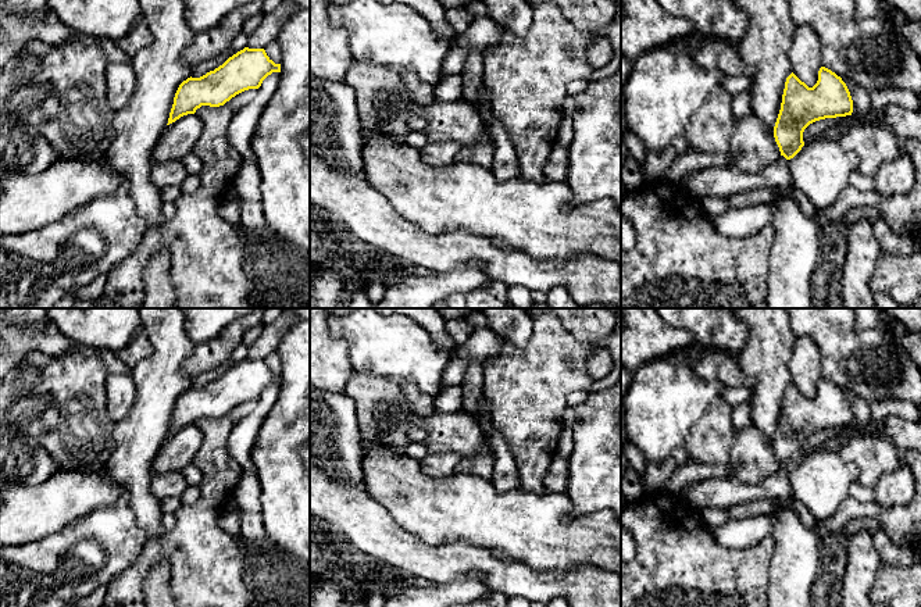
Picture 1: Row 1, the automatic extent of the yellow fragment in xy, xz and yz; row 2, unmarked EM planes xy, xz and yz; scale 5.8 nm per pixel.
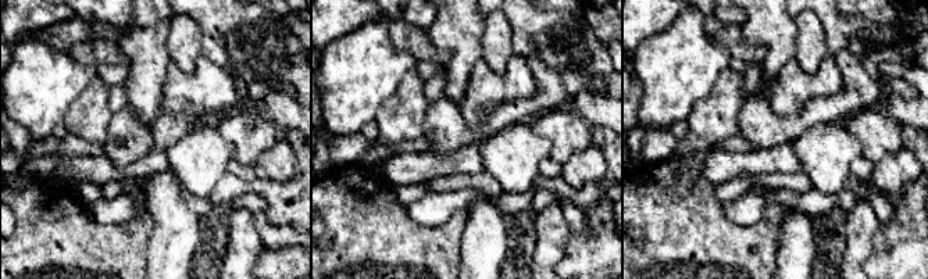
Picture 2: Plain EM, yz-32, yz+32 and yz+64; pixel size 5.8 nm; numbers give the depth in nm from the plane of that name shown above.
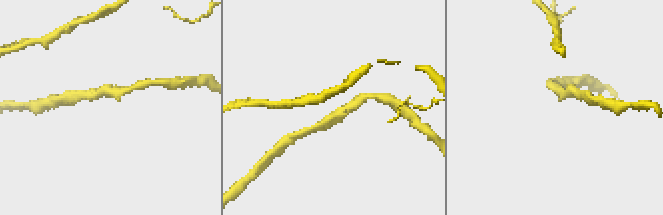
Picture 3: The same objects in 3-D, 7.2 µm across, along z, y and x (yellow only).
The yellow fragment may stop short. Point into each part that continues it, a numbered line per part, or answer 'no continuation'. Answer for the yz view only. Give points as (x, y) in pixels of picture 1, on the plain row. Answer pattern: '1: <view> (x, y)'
1: yz (724, 492)

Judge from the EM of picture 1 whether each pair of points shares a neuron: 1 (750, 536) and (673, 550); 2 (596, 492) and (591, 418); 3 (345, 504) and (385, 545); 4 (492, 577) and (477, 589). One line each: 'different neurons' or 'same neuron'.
1: different neurons
2: same neuron
3: same neuron
4: different neurons

